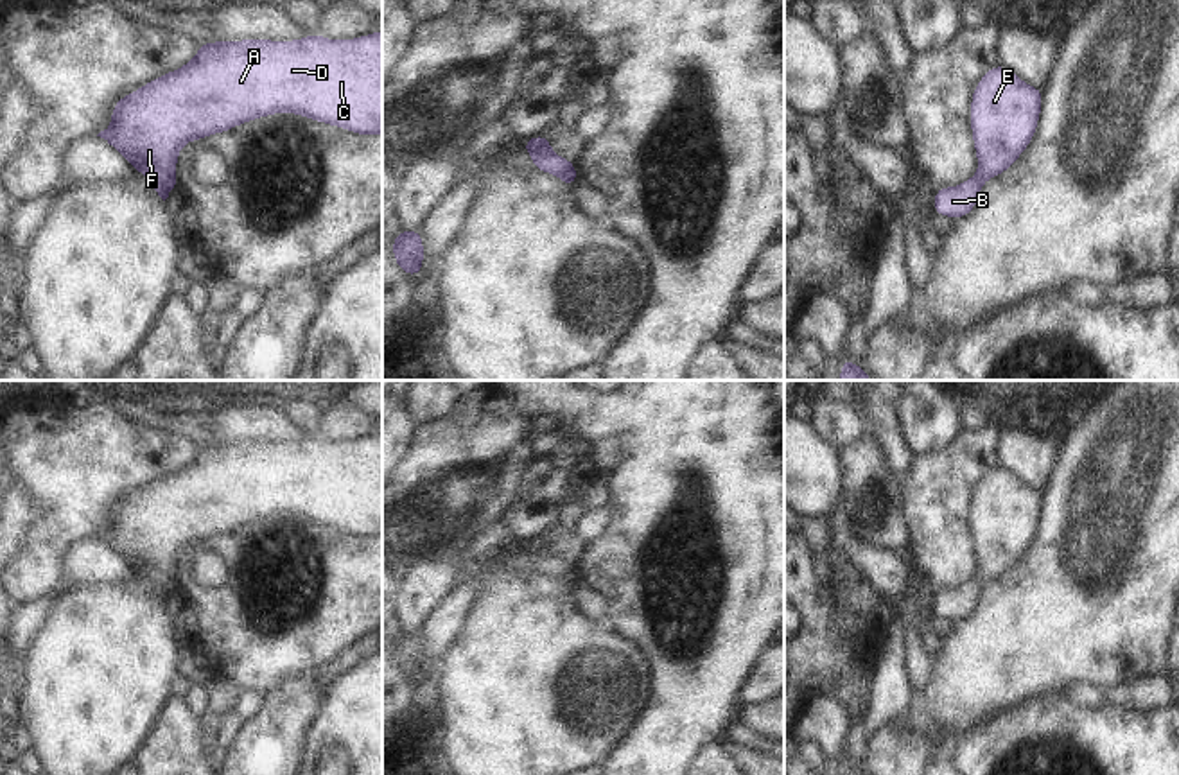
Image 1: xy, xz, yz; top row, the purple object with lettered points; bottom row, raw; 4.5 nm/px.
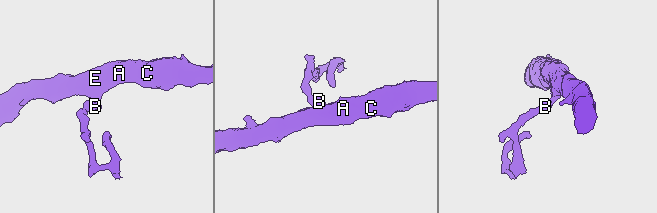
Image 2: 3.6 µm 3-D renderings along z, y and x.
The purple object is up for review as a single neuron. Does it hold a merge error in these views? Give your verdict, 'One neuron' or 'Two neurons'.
Two neurons

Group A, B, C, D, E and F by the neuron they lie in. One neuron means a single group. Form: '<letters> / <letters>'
A C D E F / B

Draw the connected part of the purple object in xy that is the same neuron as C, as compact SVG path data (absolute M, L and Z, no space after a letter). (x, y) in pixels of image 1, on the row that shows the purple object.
M382 30L354 39L327 39L319 32L312 32L307 38L291 41L206 41L181 68L120 97L111 109L111 126L97 136L115 147L151 183L178 190L178 154L187 142L226 133L244 122L275 113L294 113L362 136L382 135Z

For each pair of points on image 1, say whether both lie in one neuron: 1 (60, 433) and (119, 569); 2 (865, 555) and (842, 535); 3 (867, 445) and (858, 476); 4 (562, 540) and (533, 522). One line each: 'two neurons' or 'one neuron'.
1: two neurons
2: one neuron
3: one neuron
4: two neurons

